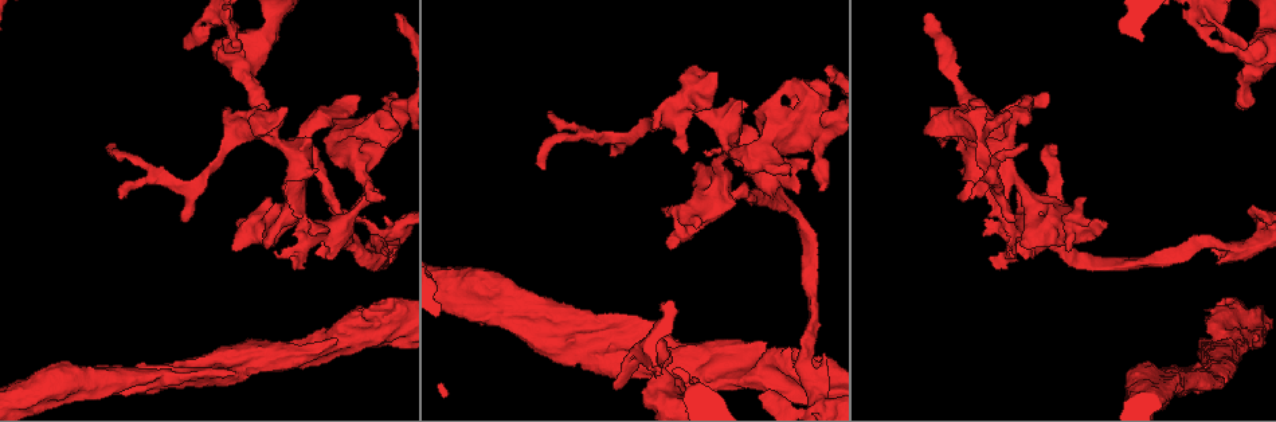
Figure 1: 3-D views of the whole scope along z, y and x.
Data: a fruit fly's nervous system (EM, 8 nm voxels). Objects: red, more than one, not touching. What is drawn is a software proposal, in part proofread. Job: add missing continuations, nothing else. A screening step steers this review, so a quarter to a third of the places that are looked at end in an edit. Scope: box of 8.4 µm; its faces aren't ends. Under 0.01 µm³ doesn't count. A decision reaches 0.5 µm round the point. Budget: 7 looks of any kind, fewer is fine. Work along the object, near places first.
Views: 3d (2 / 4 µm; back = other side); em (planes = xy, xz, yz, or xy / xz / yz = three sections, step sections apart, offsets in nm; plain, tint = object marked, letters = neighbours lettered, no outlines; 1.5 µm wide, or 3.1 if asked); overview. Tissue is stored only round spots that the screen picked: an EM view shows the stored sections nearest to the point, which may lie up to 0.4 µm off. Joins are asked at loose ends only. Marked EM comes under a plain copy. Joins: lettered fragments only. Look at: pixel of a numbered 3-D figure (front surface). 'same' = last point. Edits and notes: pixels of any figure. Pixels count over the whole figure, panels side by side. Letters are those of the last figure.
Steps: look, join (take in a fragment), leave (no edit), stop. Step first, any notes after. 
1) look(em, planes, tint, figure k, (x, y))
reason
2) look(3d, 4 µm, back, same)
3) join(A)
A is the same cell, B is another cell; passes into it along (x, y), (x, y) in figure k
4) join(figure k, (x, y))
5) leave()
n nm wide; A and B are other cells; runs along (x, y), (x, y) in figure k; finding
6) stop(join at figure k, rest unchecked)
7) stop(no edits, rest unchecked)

look(em, xz, step 4, tint, figure 1, (1244, 47))
free end

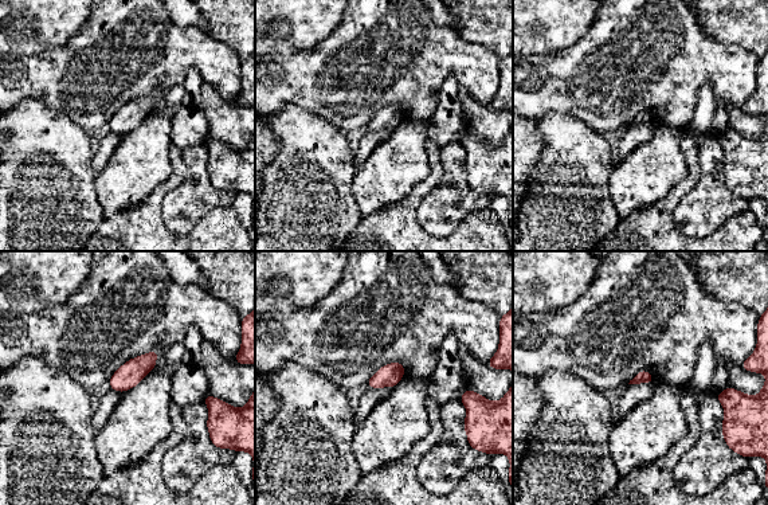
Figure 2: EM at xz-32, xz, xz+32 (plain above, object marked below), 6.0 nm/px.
look(em, planes, letters, same)

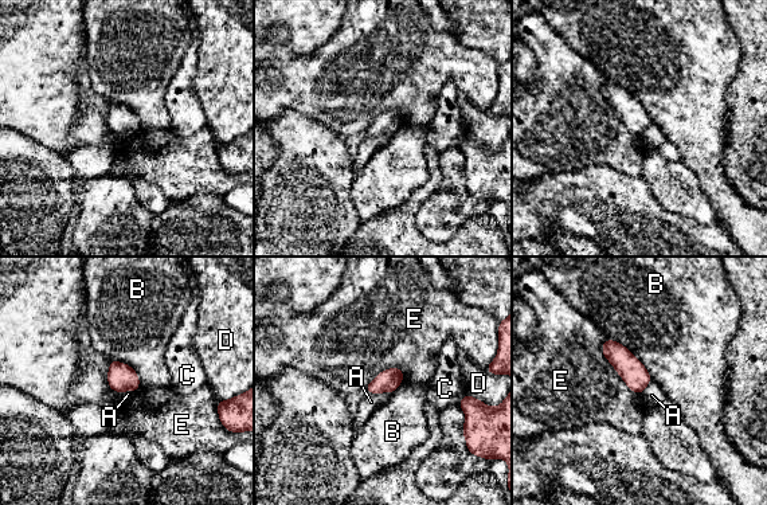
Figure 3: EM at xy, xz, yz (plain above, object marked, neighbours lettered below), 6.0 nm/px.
leave()
A, B, C, D and E are other cells; border along (390, 392), (368, 394) in figure 3; none of them fits

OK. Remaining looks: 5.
look(em, planes, letters, figure 1, (734, 190))
an open end

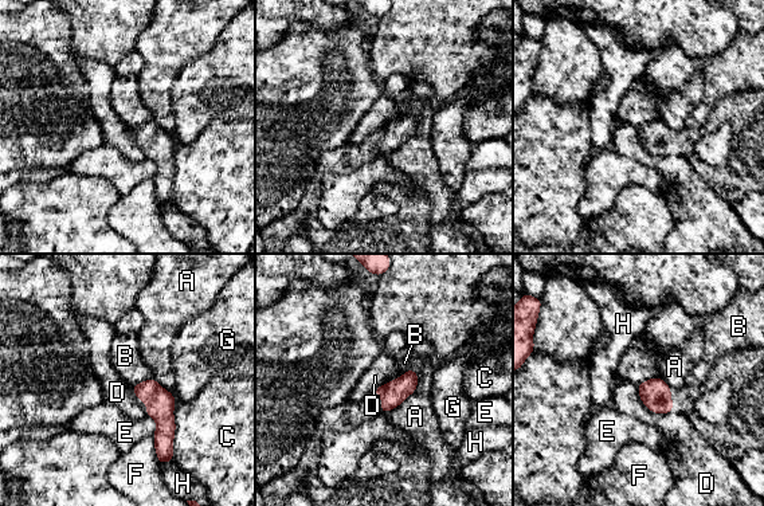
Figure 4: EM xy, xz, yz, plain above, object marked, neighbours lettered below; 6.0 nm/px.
leave()
A, B, C, D, E, F, G and H are other cells; border along (637, 385), (651, 411), (667, 414) in figure 4; none of them fits

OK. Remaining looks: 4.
look(3d, 2 µm, back, figure 1, (394, 14))
an open end

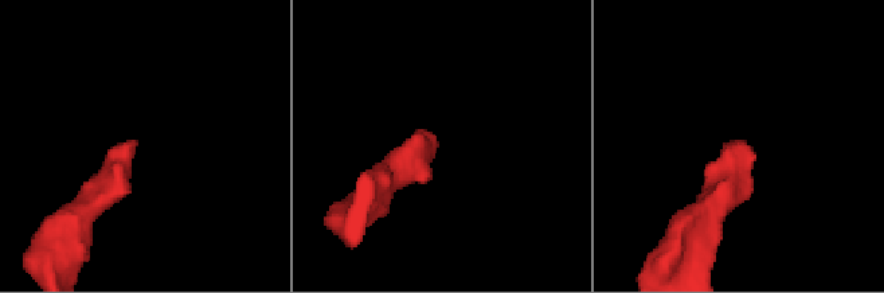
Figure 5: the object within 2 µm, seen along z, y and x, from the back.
look(em, planes, letters, figure 5, (131, 148))

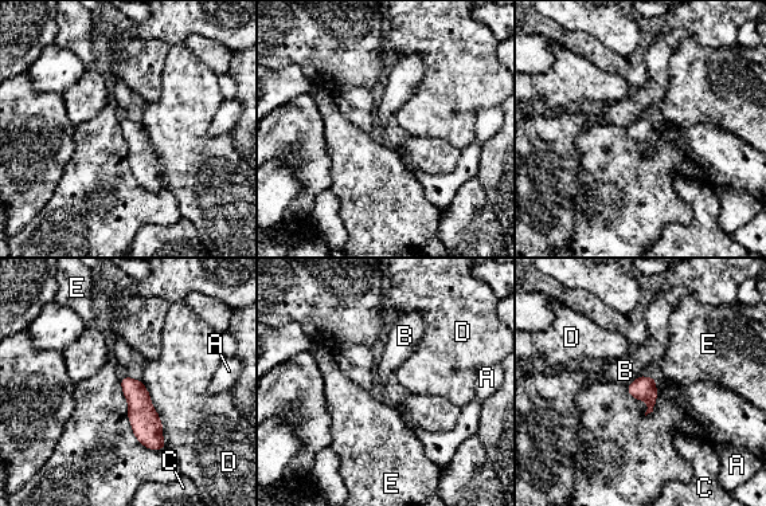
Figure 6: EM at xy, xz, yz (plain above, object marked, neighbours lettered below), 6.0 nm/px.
leave()
A, B, C, D and E are other cells; border along (639, 376), (628, 385) in figure 6; none of them fits

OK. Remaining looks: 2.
stop(no edits, rest unchecked)

